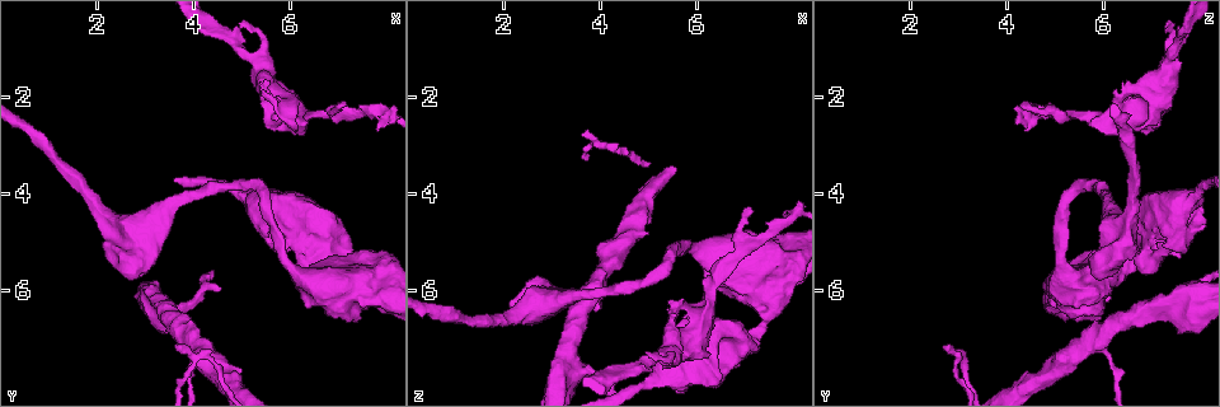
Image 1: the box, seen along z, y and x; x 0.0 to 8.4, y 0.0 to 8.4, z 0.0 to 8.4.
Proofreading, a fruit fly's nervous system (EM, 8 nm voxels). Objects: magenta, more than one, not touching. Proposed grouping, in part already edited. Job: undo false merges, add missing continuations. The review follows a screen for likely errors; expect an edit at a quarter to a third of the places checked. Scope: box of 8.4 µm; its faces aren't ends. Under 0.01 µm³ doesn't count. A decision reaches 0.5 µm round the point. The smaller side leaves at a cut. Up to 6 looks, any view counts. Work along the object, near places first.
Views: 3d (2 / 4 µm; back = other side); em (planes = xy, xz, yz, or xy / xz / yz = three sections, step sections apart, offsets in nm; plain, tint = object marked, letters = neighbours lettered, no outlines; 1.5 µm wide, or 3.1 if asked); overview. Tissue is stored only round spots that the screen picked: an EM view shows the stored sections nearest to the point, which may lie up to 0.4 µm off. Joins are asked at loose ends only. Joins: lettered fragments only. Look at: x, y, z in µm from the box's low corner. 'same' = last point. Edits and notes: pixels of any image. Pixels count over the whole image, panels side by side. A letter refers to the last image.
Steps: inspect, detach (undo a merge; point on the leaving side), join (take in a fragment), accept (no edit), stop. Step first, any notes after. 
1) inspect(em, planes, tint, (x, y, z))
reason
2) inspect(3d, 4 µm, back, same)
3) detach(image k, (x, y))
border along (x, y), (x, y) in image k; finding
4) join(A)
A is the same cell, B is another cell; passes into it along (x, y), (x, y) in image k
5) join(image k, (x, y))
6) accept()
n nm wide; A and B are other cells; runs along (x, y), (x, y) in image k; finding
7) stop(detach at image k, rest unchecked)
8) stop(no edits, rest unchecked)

inspect(3d, 4 µm, (2.65, 4.95, 6.40))
arms part here

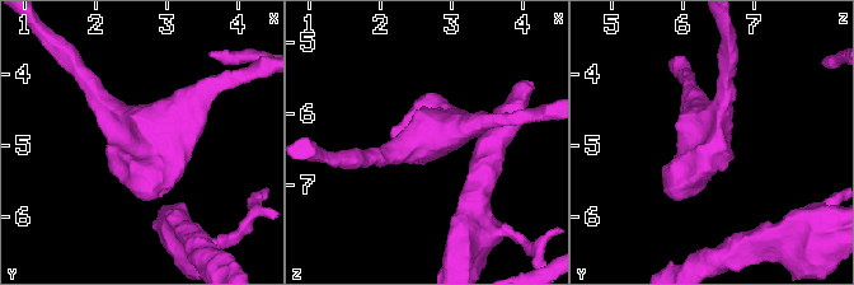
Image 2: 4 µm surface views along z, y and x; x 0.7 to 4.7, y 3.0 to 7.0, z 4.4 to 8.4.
inspect(em, xy, step 8, letters, (2.60, 4.95, 6.40))
need the tissue

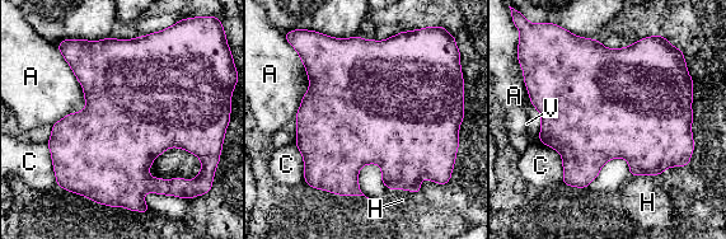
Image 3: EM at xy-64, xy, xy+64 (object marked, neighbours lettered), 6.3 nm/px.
inspect(em, yz, step 8, letters, same)
another direction

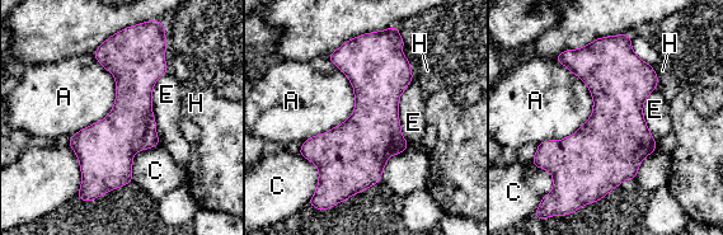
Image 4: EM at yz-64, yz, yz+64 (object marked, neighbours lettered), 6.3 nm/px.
accept()
A, C, E and H are other cells; border along (554, 59), (592, 114), (538, 144) in image 4; continuous, no second neuron

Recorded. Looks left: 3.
inspect(em, xz, step 4, tint, (3.65, 7.15, 2.80))
thin end

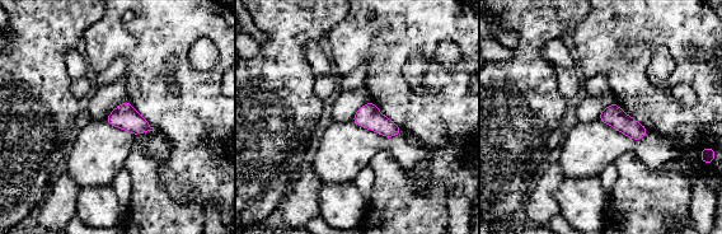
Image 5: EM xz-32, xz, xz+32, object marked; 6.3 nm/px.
inspect(em, xz, step 4, letters, same)
what lies round it

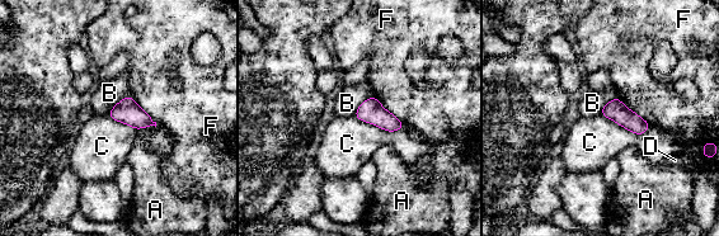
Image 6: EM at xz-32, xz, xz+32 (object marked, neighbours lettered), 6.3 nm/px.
accept()
F touches over 280 nm; A, B, C, D and F are other cells; none of them fits

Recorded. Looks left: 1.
stop(no edits, rest unchecked)

